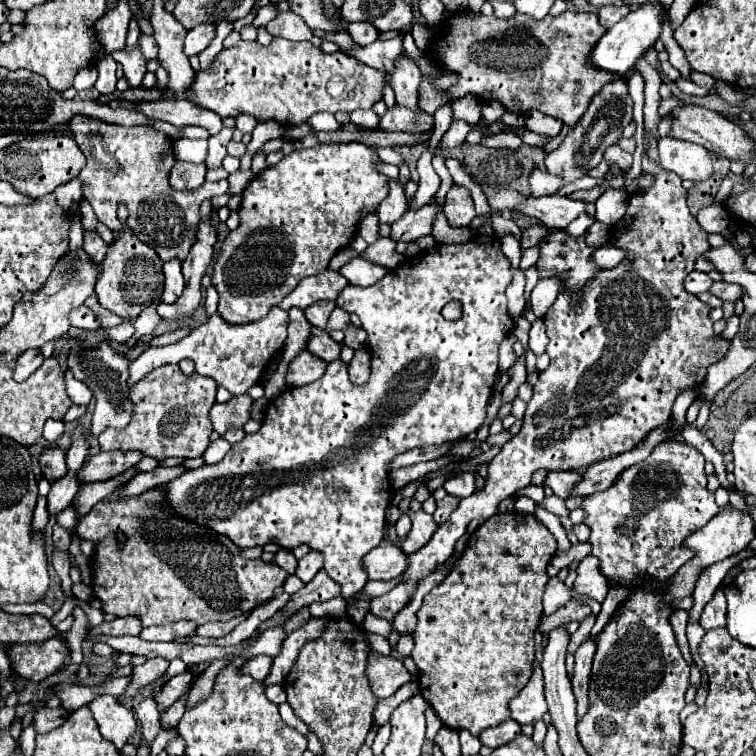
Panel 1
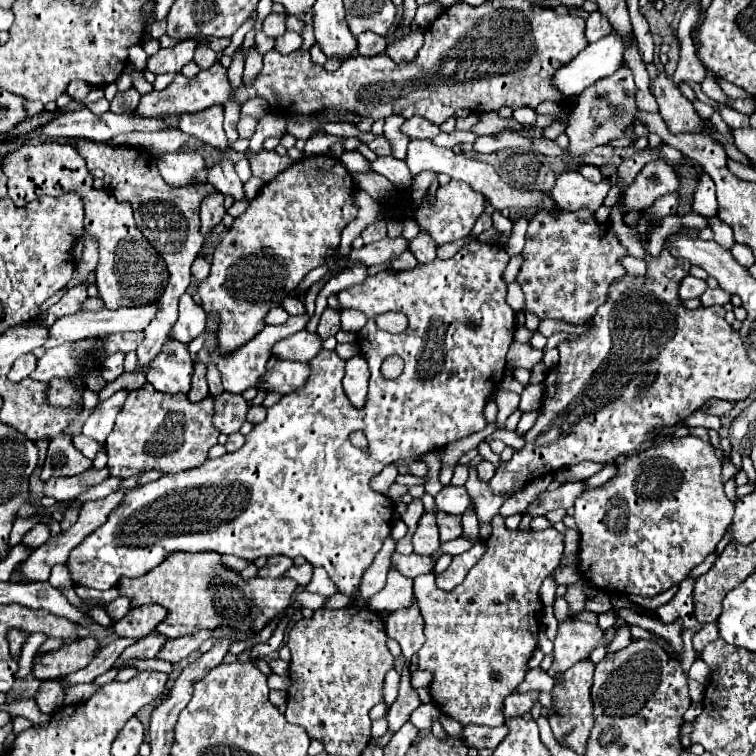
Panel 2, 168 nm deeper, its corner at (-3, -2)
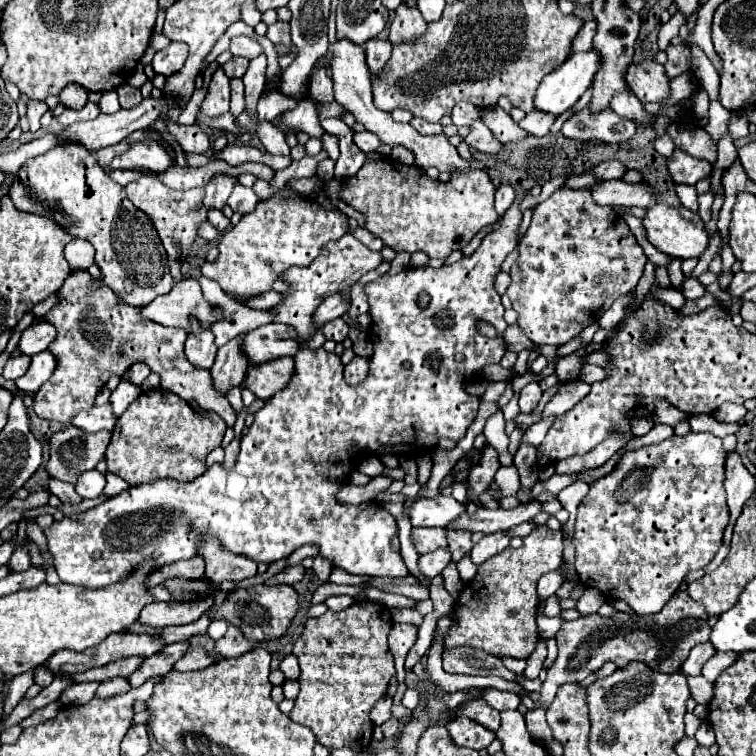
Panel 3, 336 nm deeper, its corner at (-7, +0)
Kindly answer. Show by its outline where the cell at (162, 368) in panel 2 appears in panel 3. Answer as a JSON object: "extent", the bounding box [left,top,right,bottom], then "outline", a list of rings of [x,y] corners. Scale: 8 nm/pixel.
{"extent":[34,272,236,428],"outline":[[[72,272],[64,286],[60,288],[60,304],[54,306],[44,318],[54,324],[58,330],[56,340],[50,344],[52,354],[58,360],[58,366],[50,380],[36,392],[34,412],[46,420],[58,420],[64,426],[70,426],[72,416],[80,410],[90,410],[94,406],[94,396],[112,374],[122,376],[130,364],[144,360],[150,364],[150,370],[162,378],[162,388],[182,396],[190,402],[192,398],[200,408],[214,410],[228,428],[236,422],[236,410],[230,402],[214,388],[212,376],[208,370],[194,366],[184,356],[186,332],[182,328],[166,328],[144,320],[136,306],[122,302],[102,280],[92,280],[84,272]]]}

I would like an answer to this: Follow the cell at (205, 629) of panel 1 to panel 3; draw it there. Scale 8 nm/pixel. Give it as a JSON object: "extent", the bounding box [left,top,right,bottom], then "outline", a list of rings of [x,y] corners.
{"extent":[128,640,190,688],"outline":[[[188,640],[176,642],[176,644],[168,644],[162,652],[146,658],[144,664],[132,676],[128,676],[128,682],[136,688],[136,686],[144,684],[144,680],[148,680],[152,676],[164,676],[164,674],[168,674],[172,670],[172,666],[180,658],[184,658],[184,654],[186,654],[188,648],[190,648],[190,642]]]}

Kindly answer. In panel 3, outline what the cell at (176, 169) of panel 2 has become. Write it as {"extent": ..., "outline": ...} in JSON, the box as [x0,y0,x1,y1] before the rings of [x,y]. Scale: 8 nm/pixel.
{"extent":[110,140,176,172],"outline":[[[144,140],[144,142],[136,142],[130,146],[128,152],[124,152],[122,156],[116,156],[110,162],[110,168],[116,170],[152,170],[152,172],[166,172],[170,166],[176,164],[176,158],[172,158],[168,154],[168,150],[152,140]]]}

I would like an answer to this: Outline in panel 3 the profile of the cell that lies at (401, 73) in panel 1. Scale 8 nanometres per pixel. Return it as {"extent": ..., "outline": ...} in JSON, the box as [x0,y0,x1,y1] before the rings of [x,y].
{"extent":[388,4,426,46],"outline":[[[400,4],[390,24],[388,40],[392,42],[392,46],[398,46],[402,42],[416,42],[424,32],[426,32],[426,20],[422,18],[420,10]]]}

